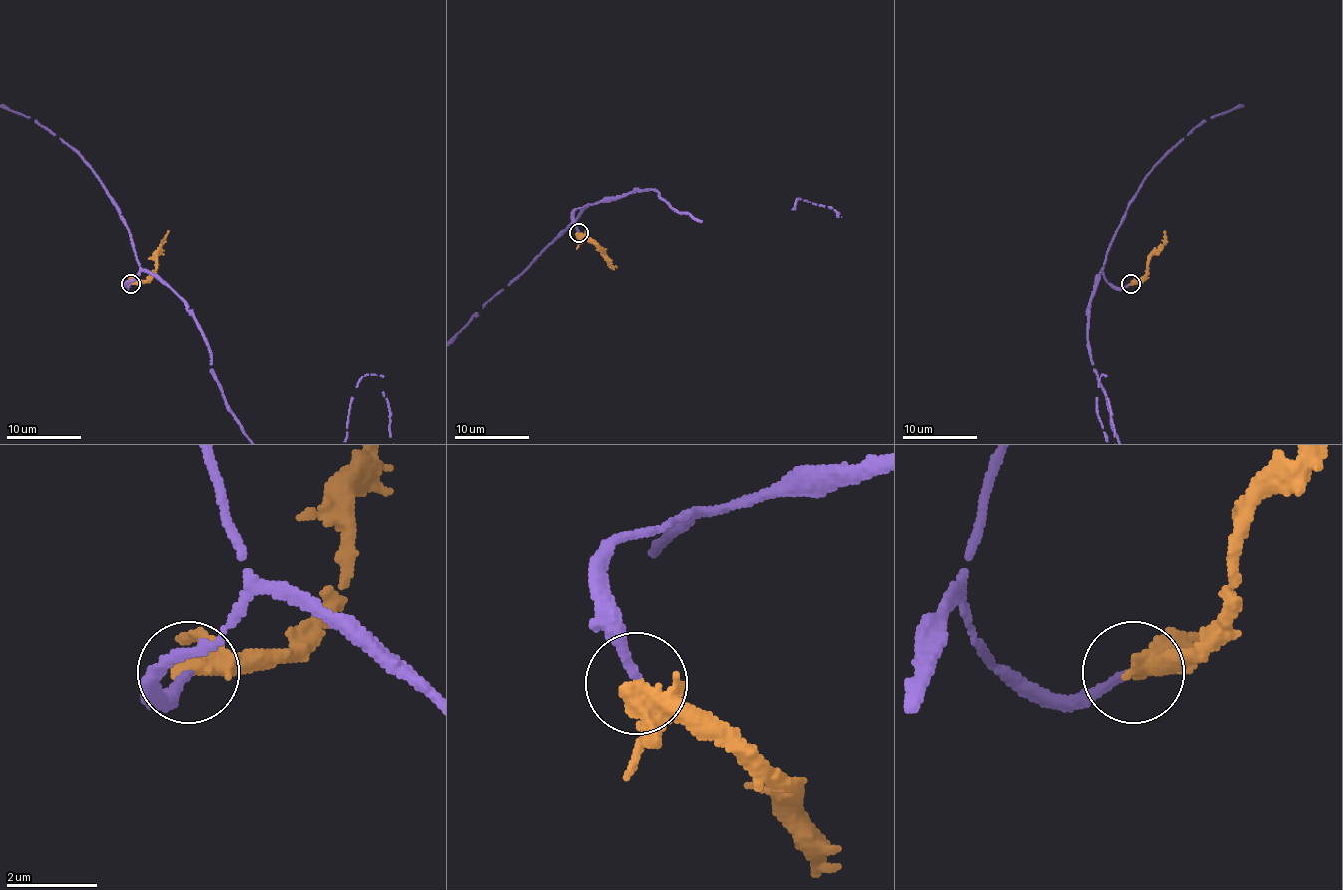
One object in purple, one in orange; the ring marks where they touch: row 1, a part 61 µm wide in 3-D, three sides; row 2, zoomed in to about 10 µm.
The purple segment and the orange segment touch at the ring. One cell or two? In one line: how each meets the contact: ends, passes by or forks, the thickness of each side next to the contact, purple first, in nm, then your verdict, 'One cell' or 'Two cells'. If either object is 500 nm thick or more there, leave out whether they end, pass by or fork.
At the ring purple ends. At the ring orange passes by. Thickness 200 nm (purple) against 320 nm. One cell

